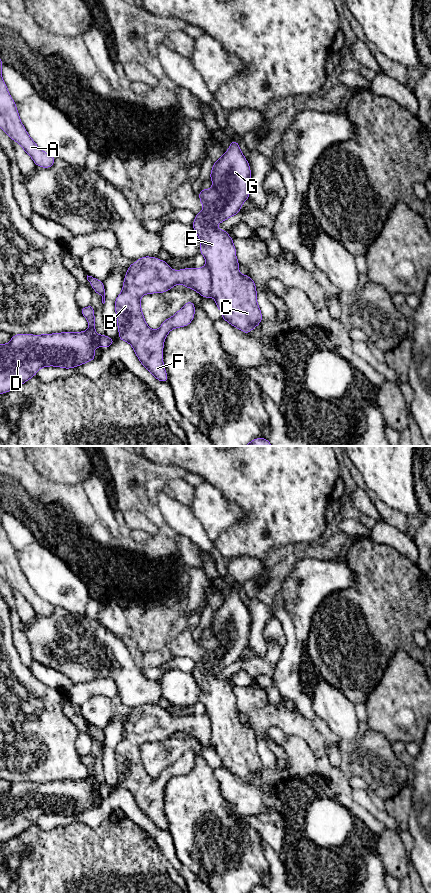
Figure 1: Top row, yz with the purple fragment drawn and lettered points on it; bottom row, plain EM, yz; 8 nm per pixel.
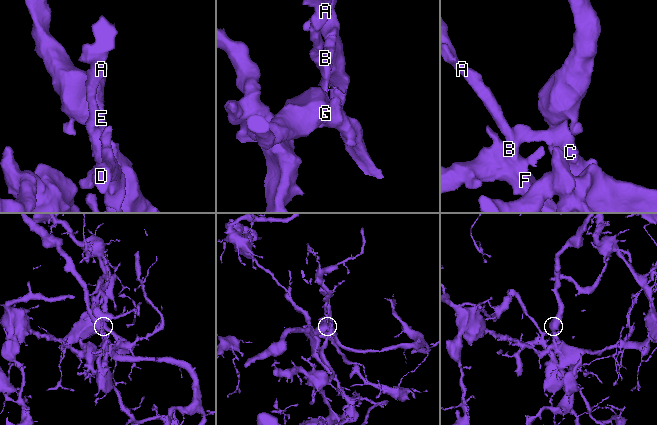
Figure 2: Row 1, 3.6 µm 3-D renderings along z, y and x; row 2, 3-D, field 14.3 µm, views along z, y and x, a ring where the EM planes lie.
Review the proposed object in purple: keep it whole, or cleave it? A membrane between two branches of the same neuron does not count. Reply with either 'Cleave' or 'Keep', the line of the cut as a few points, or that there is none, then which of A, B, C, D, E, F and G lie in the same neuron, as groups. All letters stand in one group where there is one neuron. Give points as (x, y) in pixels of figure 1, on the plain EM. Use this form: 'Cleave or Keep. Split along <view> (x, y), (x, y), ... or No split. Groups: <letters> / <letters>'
Cleave. Split along yz (206, 712), (210, 721), (210, 742), (212, 744). Groups: A B D F / C E G

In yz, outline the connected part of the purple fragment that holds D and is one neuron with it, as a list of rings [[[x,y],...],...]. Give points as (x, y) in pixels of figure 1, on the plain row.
[[[94,754],[80,755],[89,777],[82,780],[12,783],[8,792],[0,793],[0,842],[20,835],[40,816],[54,814],[74,816],[96,807],[96,795],[109,796],[116,788],[95,780]]]

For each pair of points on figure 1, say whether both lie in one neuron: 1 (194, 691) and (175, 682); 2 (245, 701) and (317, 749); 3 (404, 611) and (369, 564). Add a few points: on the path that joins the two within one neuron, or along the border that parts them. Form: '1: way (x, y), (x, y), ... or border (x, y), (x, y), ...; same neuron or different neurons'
1: way (189, 691), (185, 691), (180, 687); same neuron
2: way (264, 715), (280, 716), (298, 725), (303, 730); same neuron
3: way (392, 599), (389, 586), (381, 576); same neuron

